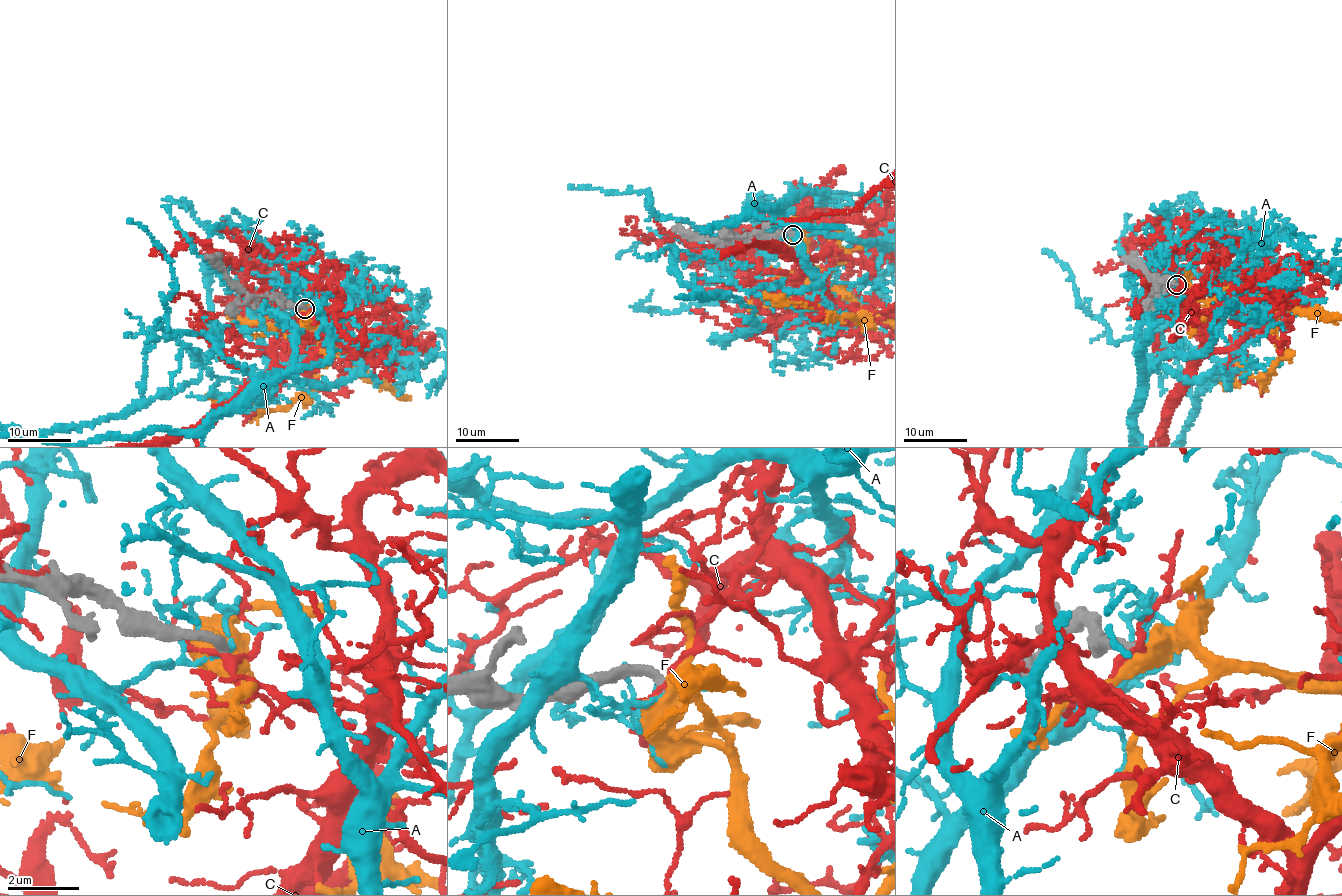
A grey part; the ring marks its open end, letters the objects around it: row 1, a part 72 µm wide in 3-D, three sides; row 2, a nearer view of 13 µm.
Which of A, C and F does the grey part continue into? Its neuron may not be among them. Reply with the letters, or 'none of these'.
F

